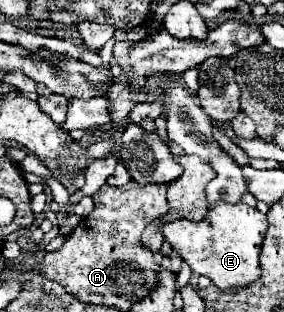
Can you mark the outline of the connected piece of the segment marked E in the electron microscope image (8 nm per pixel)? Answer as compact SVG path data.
M216 203L212 211L200 221L178 219L170 221L162 227L164 239L176 249L182 259L186 259L192 267L192 273L206 275L212 283L222 289L242 289L260 279L260 247L264 241L264 233L268 229L268 219L258 209L246 203Z

